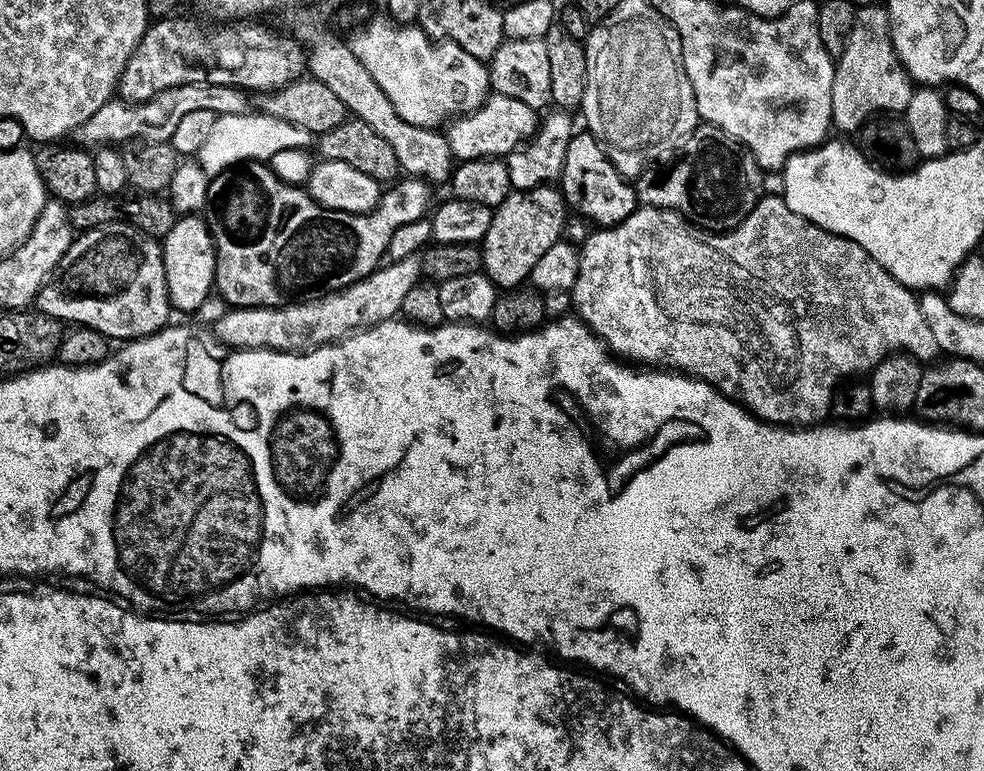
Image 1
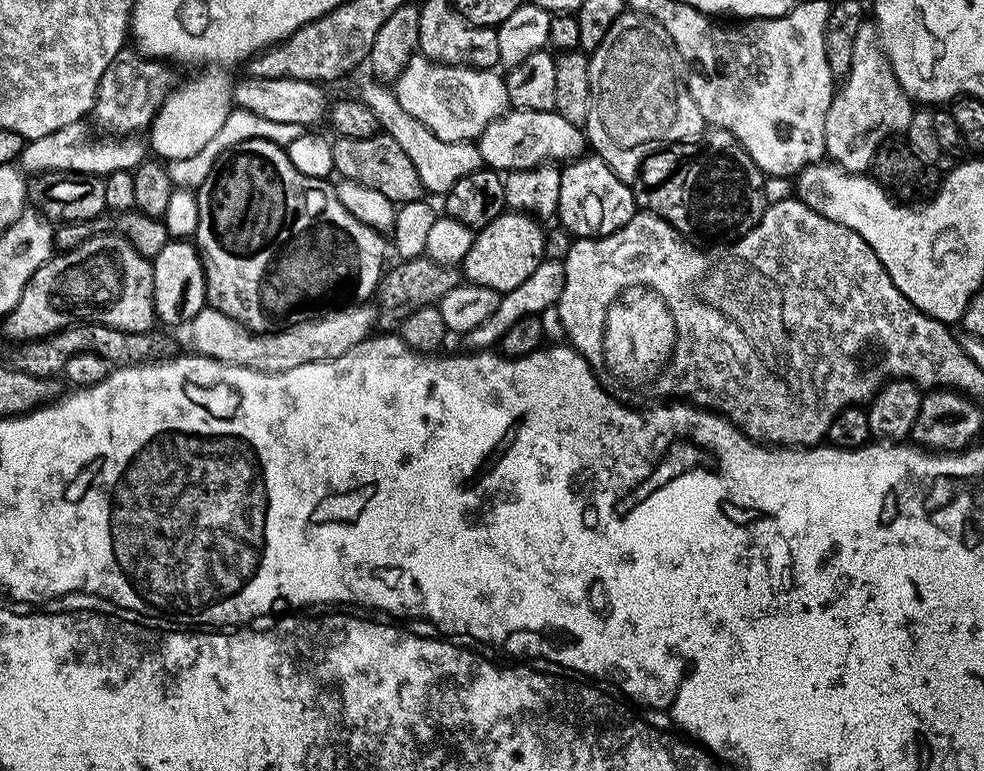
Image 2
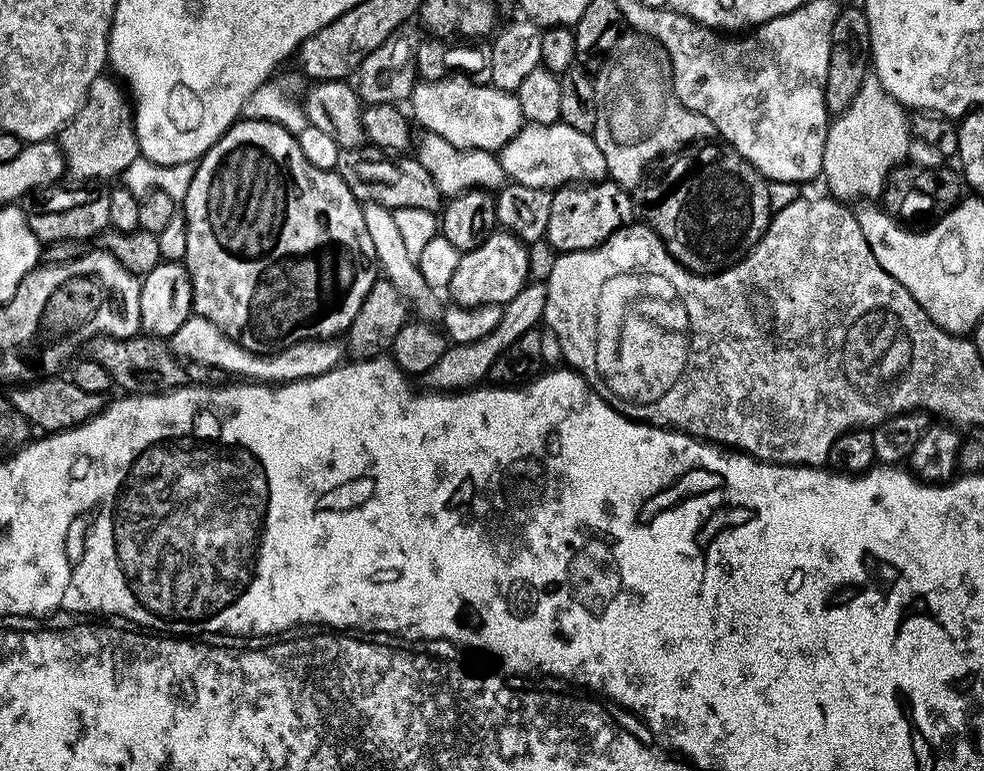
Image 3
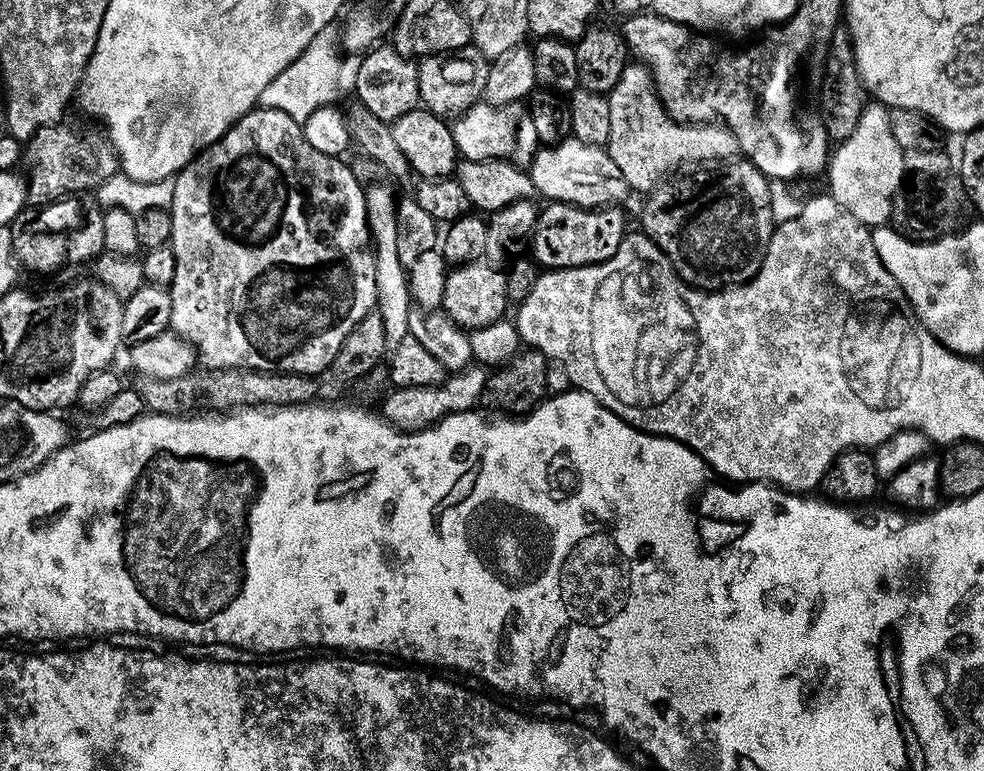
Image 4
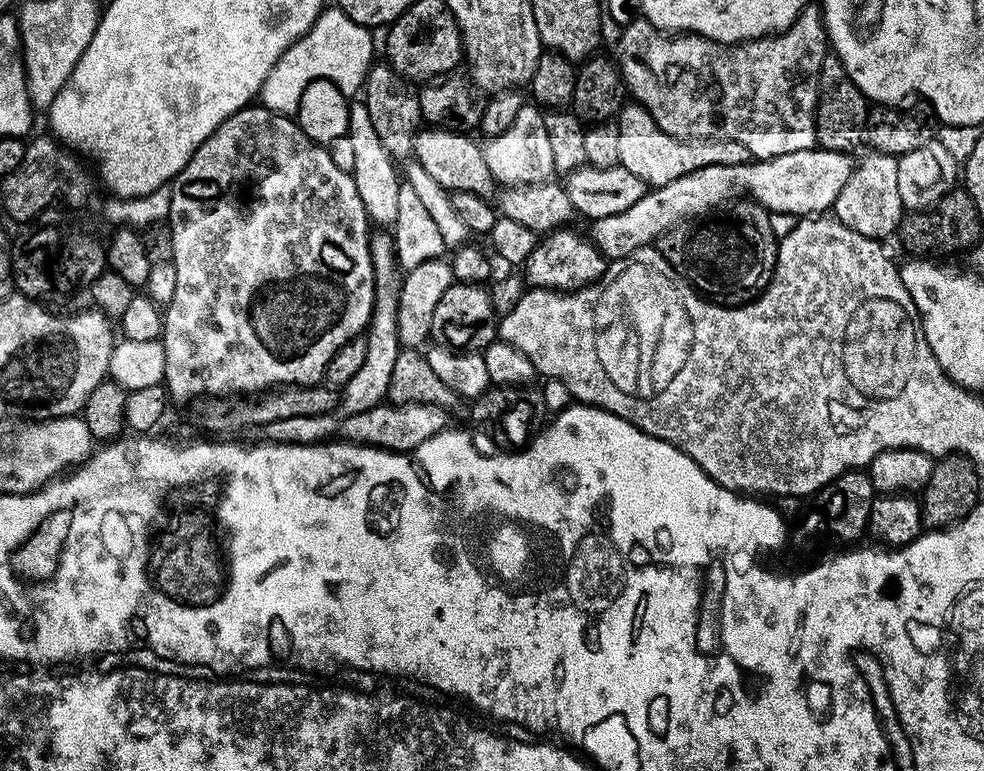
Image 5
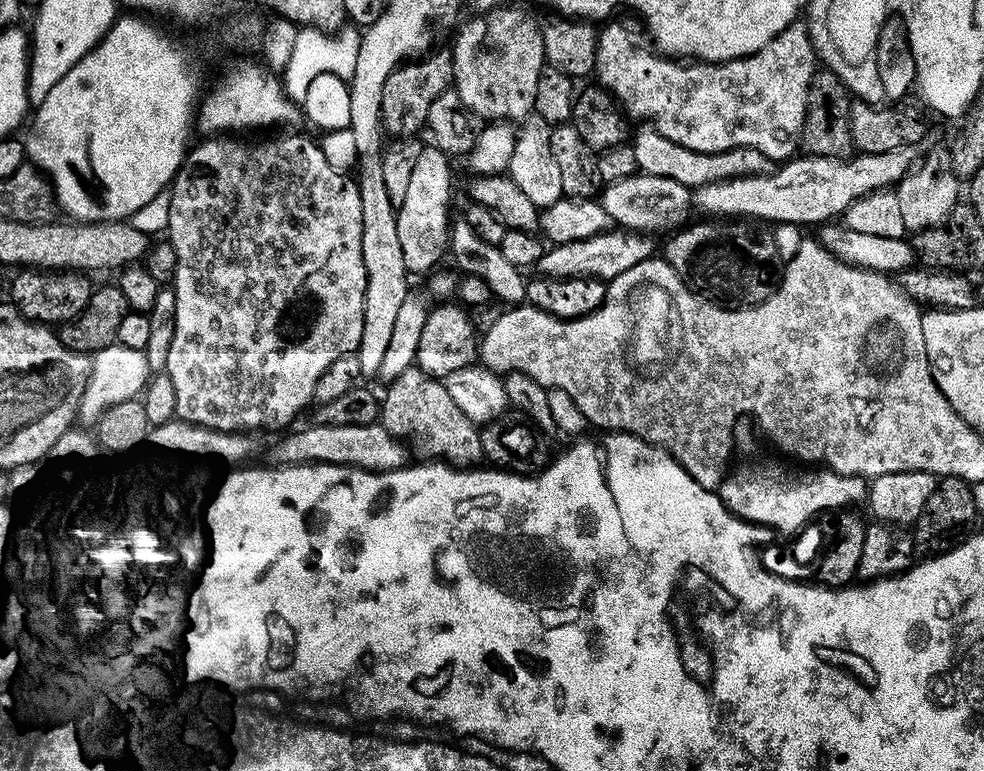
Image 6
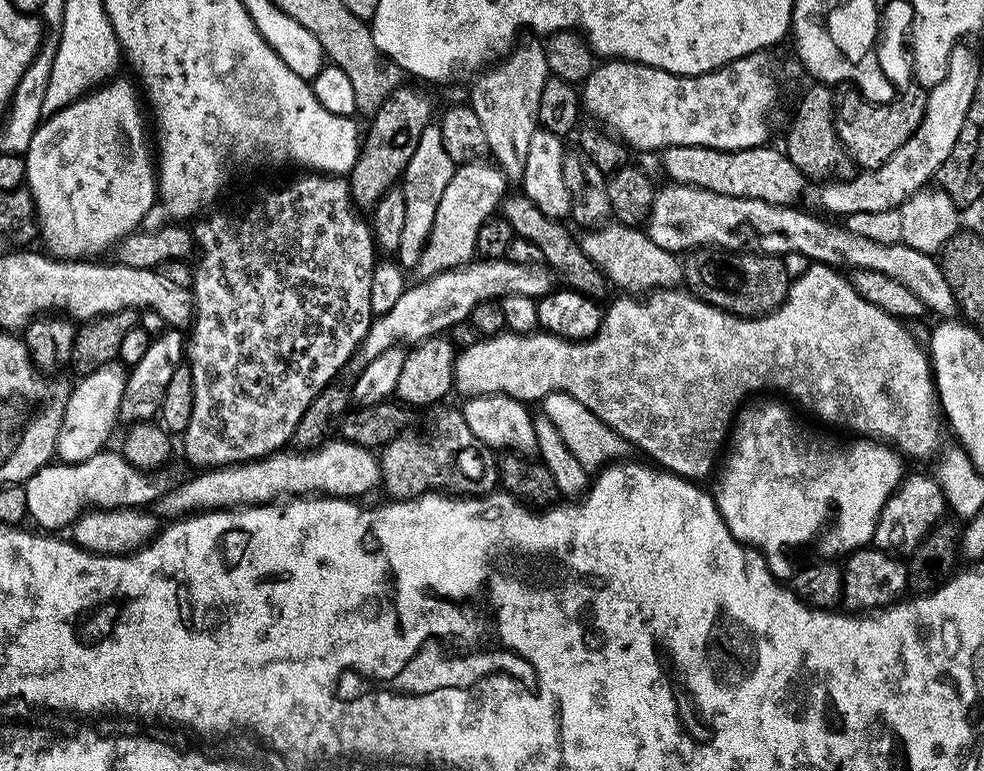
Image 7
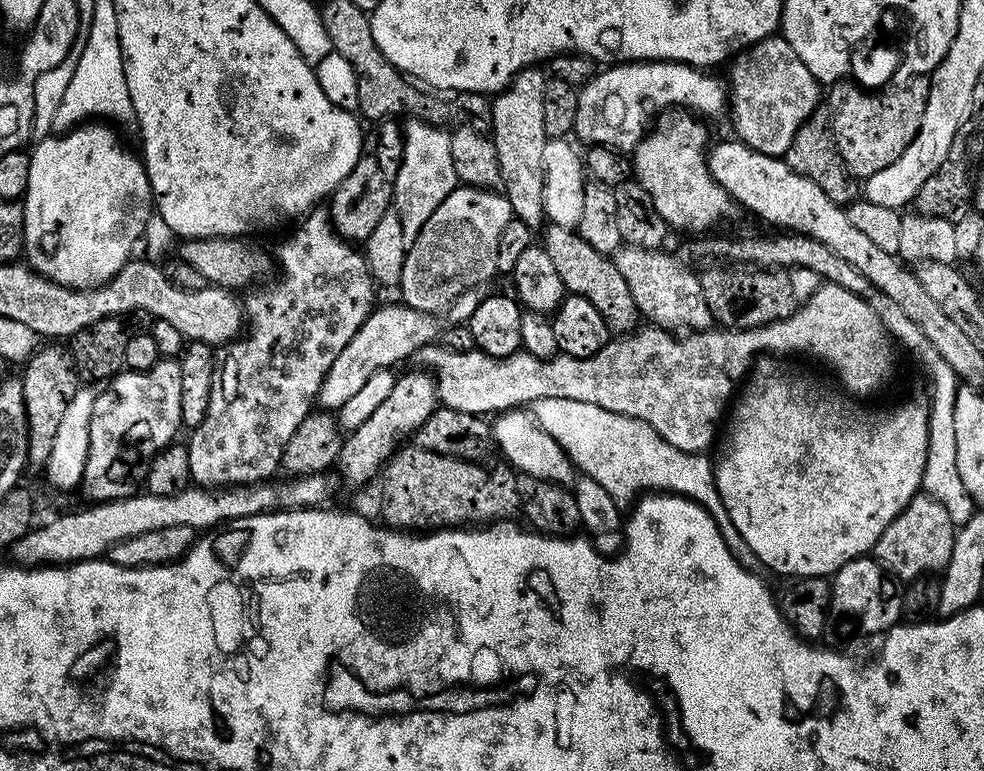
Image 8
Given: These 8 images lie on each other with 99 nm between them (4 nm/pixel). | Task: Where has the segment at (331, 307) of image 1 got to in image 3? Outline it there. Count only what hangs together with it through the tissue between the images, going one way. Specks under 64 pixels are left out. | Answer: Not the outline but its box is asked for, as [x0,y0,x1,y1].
[170,316,346,382]

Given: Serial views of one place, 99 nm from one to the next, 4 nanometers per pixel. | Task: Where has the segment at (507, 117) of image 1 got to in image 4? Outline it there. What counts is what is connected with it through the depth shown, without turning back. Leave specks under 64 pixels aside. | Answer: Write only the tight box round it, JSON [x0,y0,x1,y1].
[530,138,630,208]

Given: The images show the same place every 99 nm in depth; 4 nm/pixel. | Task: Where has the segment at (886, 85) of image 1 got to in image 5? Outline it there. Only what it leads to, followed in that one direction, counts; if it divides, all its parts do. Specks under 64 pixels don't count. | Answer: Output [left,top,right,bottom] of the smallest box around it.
[831,151,906,241]

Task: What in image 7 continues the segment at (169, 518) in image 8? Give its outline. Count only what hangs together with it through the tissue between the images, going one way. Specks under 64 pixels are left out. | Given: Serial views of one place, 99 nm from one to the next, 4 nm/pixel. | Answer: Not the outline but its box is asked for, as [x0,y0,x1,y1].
[154,438,382,518]

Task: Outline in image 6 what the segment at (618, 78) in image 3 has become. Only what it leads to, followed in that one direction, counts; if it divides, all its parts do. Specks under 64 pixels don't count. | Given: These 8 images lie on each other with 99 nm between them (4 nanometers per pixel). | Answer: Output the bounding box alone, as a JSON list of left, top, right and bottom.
[631,126,770,190]

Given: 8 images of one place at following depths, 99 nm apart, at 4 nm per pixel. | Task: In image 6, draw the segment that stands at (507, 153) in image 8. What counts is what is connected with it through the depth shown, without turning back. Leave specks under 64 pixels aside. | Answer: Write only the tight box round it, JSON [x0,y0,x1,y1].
[450,4,546,122]

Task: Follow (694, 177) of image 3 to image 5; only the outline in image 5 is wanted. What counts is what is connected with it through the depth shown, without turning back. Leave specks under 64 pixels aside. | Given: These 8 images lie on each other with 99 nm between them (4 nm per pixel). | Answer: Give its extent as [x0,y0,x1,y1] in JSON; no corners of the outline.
[658,198,778,305]

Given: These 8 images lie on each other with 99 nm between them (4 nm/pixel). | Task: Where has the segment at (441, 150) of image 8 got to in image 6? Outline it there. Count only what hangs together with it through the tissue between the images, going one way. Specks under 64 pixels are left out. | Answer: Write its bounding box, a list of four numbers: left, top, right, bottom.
[396,146,452,273]

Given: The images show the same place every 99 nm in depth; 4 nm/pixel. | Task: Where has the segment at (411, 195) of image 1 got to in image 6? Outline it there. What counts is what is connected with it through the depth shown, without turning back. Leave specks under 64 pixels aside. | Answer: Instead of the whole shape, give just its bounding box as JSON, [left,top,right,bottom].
[166,134,367,433]

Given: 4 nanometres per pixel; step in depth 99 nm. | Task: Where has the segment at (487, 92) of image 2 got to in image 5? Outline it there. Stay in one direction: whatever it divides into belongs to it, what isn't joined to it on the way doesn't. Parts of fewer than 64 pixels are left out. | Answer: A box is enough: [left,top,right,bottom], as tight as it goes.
[483,106,556,186]

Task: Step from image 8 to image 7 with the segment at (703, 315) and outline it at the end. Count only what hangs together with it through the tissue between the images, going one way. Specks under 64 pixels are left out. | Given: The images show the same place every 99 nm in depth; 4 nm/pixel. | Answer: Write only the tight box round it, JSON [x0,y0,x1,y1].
[579,222,684,294]

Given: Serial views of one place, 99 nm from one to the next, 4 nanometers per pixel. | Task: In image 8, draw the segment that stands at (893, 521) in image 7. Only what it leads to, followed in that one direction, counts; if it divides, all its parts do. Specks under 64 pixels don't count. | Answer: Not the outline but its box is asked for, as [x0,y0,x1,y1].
[870,494,957,581]

